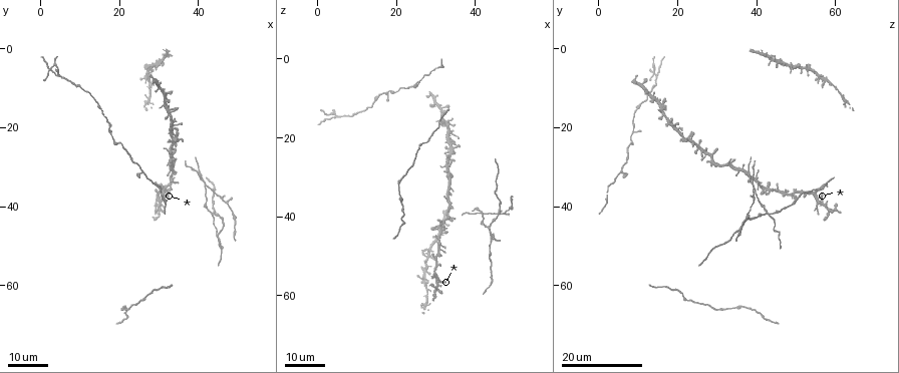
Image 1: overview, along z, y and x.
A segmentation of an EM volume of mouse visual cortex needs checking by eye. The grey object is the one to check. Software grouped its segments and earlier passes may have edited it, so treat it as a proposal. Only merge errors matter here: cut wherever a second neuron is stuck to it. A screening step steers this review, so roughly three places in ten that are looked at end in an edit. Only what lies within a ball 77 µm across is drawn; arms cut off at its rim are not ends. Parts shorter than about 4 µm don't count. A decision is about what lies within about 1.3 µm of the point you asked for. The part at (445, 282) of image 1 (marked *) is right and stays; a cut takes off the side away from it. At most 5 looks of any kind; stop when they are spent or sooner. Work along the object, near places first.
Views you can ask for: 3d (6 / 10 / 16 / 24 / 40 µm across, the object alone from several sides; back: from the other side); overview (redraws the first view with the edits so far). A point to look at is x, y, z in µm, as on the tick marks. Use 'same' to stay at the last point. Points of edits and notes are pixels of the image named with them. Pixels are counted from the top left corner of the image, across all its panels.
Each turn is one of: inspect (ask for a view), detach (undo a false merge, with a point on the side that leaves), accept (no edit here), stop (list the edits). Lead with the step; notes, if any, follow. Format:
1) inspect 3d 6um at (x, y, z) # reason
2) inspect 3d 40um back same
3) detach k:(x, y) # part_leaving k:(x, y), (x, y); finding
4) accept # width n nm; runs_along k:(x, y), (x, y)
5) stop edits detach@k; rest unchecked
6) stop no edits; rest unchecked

inspect 3d 24um at (43.5, 41.5, 43.0) # four or more arms meet

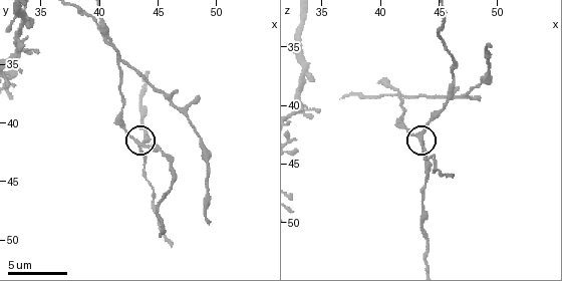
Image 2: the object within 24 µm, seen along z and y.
inspect 3d 10um at (43.4, 41.6, 42.6) # zoom in

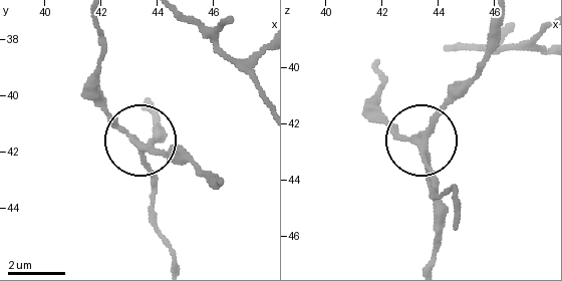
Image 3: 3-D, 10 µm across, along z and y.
detach 3:(109, 116) # part_leaving 3:(136, 145), (109, 111), (93, 18); a second neuron is stuck on

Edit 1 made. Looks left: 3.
inspect 3d 16um at (30.0, 39.0, 56.0) # looks like a crossing

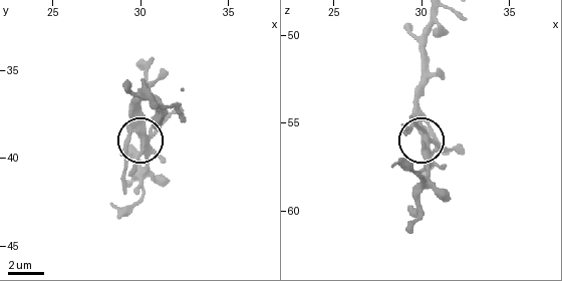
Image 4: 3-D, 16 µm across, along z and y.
inspect 3d 10um at (30.1, 39.3, 56.1) # closer look

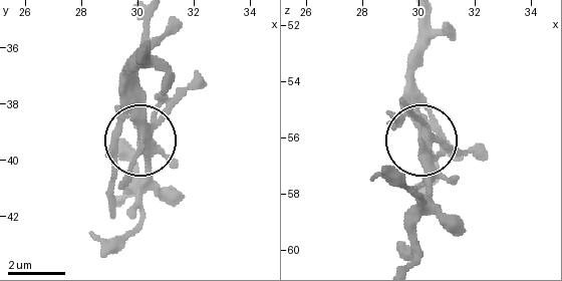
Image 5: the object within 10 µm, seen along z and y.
accept # side_arm 6 um; arms 4; one neuron here

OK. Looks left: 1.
stop edits detach@3; rest unchecked

